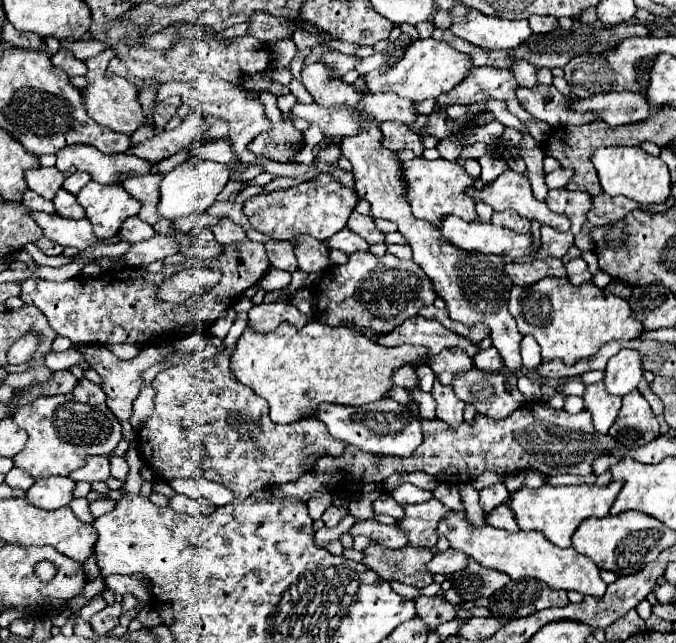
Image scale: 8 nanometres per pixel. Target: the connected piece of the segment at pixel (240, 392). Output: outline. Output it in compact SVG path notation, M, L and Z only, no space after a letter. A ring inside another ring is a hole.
M218 353L204 361L190 361L182 365L174 365L158 373L152 381L154 395L154 413L148 417L144 427L138 433L140 453L146 465L150 465L164 481L184 479L184 477L204 477L224 487L232 489L236 499L250 497L252 491L282 485L288 481L296 481L304 473L310 473L316 467L316 459L324 455L342 455L346 445L344 441L336 441L316 417L304 417L292 425L272 423L268 417L268 403L252 393L246 385L240 385L228 373L228 355ZM224 417L226 423L218 423Z

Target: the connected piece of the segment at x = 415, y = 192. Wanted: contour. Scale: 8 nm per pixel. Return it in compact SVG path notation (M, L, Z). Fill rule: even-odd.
M402 151L402 153L398 153L398 157L402 161L412 211L418 219L426 219L436 227L440 227L440 221L448 215L456 215L464 221L476 221L478 219L476 201L474 201L474 197L466 195L466 191L476 181L458 163L452 163L452 161L446 161L446 159L428 161L424 157L416 157L412 151Z

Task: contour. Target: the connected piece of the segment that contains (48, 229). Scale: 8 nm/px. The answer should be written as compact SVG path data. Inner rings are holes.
M32 211L32 219L40 225L44 235L56 241L62 247L76 247L84 251L86 247L96 245L96 235L92 233L92 225L88 219L64 219L60 215L48 215L40 211Z

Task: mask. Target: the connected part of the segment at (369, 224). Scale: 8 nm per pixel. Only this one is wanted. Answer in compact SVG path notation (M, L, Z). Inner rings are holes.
M352 213L350 215L350 221L348 221L348 229L358 233L362 239L368 241L368 245L376 245L376 243L386 243L386 237L384 233L380 233L376 227L374 227L374 221L370 217L364 217L360 213Z

